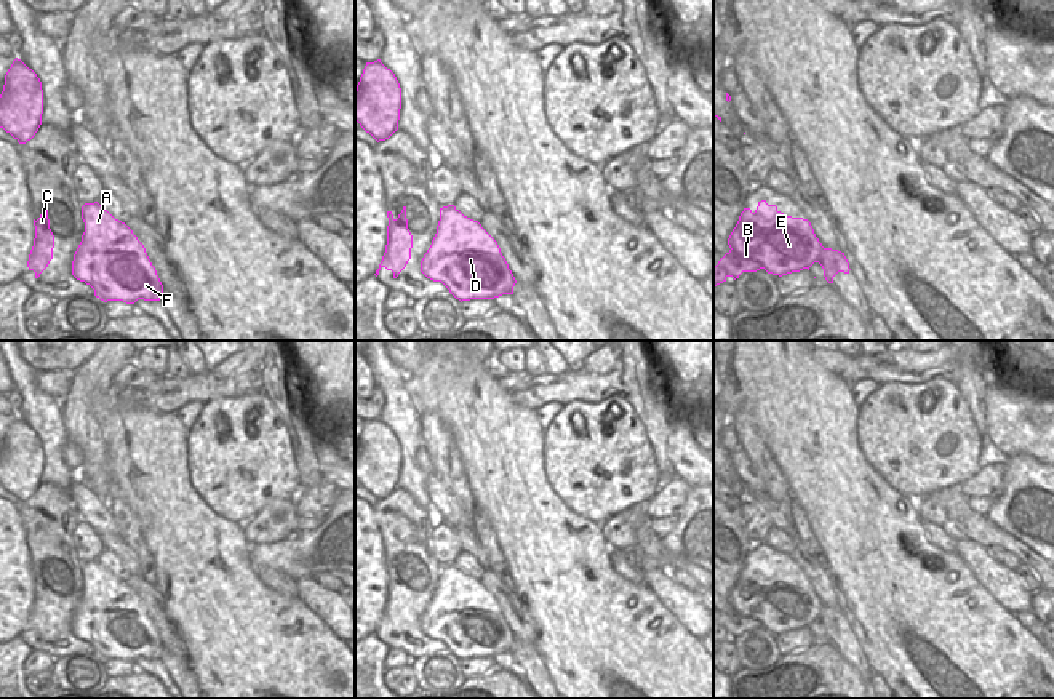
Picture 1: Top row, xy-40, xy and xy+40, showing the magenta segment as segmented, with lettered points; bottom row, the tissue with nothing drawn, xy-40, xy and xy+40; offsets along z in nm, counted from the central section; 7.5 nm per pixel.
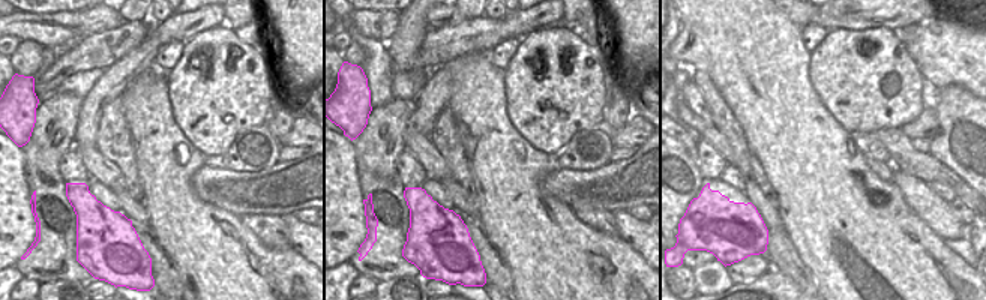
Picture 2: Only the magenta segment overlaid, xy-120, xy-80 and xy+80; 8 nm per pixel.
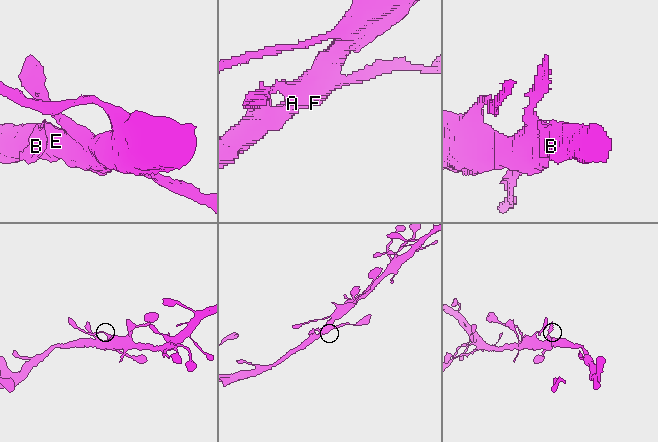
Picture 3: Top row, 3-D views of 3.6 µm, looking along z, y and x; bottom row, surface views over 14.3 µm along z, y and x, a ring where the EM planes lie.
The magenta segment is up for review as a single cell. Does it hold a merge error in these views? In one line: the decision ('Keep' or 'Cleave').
Keep

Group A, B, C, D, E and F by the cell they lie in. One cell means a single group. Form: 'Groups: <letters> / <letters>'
Groups: A B C D E F

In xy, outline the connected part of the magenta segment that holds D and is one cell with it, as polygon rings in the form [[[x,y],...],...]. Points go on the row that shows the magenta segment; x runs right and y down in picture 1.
[[[454,205],[440,208],[437,234],[421,261],[421,272],[441,282],[461,302],[513,294],[517,283],[497,242]]]

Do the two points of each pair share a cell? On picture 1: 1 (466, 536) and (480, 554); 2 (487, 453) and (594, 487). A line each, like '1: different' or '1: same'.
1: same
2: different

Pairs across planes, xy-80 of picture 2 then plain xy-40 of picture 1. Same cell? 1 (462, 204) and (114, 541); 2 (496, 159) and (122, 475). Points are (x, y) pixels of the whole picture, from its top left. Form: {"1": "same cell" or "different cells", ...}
{"1": "same cell", "2": "same cell"}

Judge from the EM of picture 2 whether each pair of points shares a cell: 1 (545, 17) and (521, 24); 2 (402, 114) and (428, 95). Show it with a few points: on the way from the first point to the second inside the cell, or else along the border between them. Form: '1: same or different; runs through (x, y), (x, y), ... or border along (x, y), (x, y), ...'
1: same; runs through (539, 17), (527, 21)
2: different; border along (414, 102), (408, 122)

